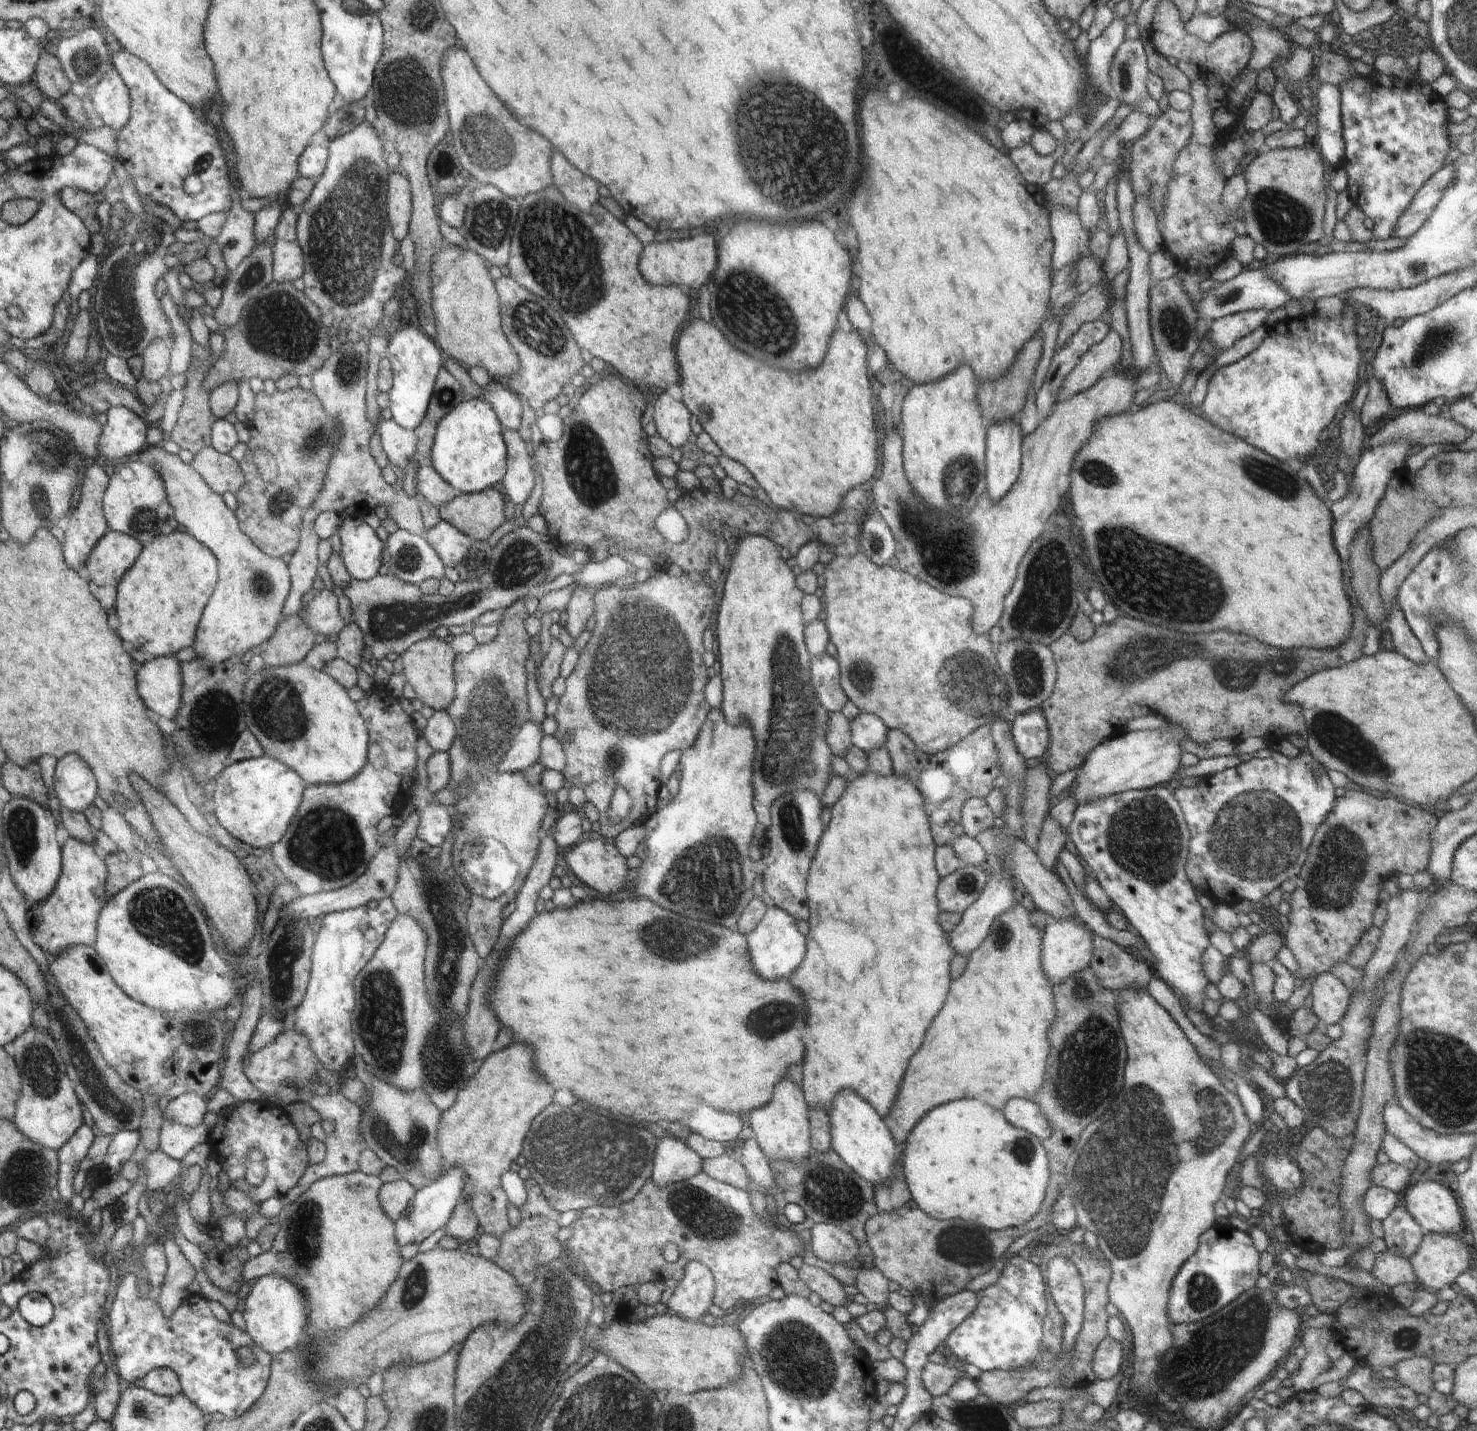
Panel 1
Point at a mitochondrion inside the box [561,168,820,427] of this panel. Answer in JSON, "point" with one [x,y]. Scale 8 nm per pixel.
{"point":[737,303]}

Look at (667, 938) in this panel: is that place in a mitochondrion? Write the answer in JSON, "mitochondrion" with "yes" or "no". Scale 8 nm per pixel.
{"mitochondrion":"yes"}

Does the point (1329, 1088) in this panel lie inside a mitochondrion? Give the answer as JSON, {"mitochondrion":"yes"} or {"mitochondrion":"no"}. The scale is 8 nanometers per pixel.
{"mitochondrion":"yes"}

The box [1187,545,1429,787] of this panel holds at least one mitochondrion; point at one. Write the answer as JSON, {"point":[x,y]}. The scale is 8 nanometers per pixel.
{"point":[1341,738]}

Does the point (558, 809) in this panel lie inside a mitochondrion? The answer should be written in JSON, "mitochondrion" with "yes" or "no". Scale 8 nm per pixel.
{"mitochondrion":"no"}

